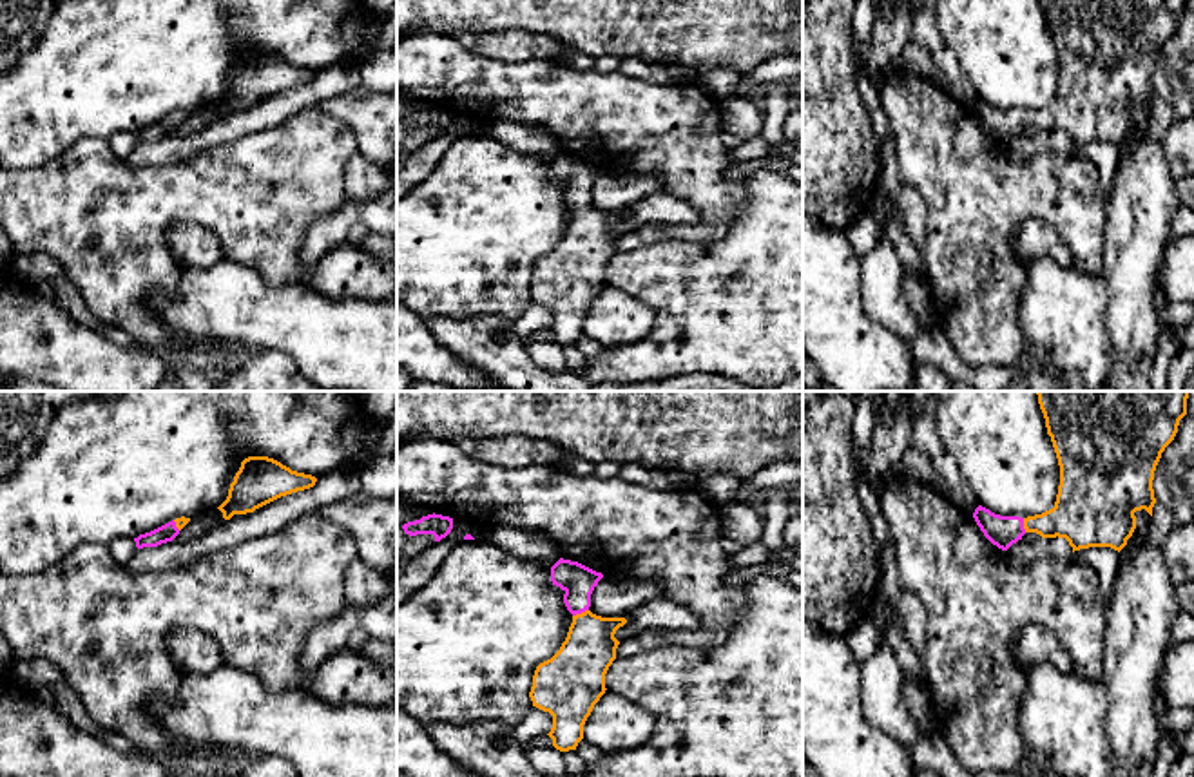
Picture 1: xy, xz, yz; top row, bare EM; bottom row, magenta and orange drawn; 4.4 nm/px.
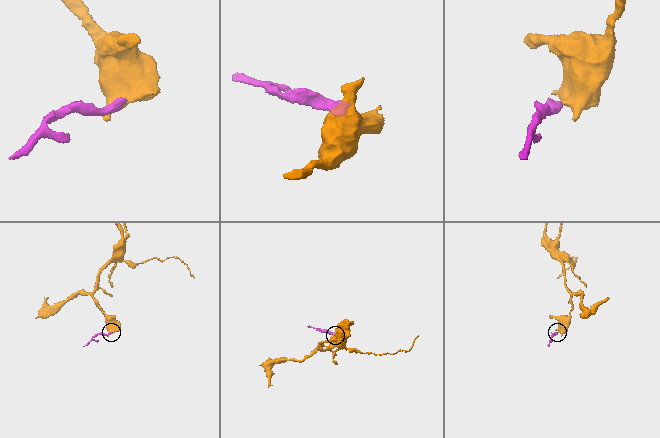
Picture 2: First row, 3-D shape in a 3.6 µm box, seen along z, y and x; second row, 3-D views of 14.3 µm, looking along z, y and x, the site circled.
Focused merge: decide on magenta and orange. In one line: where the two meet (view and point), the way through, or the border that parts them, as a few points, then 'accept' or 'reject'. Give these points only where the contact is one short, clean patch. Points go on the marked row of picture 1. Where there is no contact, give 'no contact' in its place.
meets magenta in xz at (580, 613); runs through xz (578, 582), (580, 613), (578, 669); accept

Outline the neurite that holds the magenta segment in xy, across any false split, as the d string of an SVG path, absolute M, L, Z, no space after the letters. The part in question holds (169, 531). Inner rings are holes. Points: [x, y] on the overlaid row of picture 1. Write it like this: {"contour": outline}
{"contour": "M181 516L150 532L140 534L138 538L134 538L136 547L158 547L161 543L172 542L188 522L190 518Z"}

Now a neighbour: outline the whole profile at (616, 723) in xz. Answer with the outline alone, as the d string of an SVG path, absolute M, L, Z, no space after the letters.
M605 690L583 724L583 739L605 755L641 746L654 732L654 715L638 703Z

